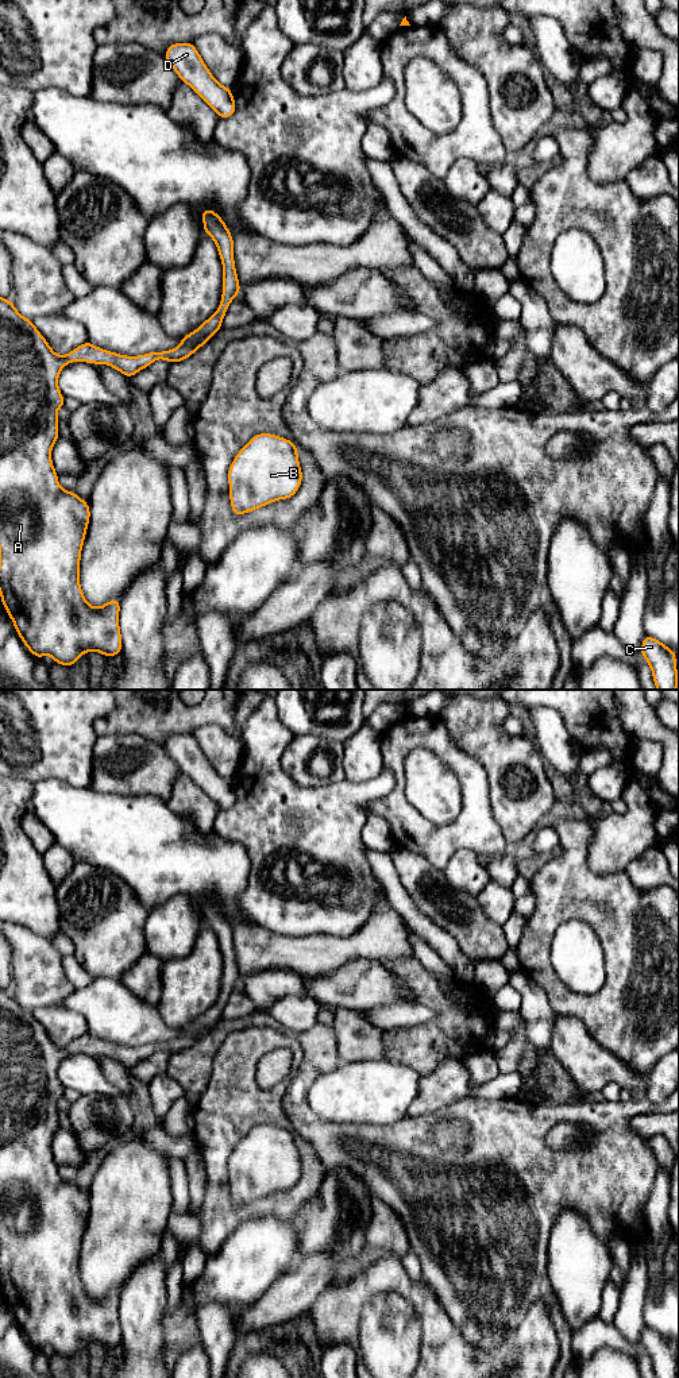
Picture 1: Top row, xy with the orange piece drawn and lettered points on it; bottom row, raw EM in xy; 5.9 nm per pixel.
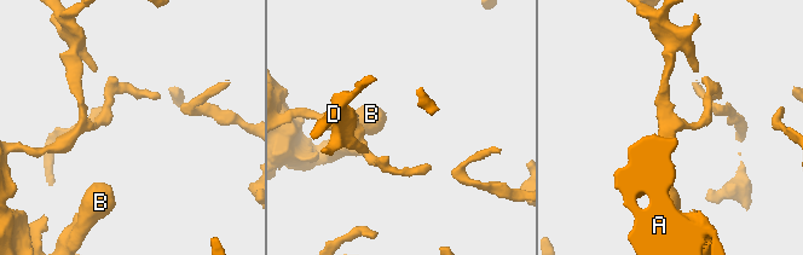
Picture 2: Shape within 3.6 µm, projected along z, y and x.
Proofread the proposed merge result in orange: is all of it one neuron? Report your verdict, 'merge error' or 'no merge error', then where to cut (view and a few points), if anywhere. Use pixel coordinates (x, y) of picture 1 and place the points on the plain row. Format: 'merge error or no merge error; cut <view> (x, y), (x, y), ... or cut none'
no merge error; cut none

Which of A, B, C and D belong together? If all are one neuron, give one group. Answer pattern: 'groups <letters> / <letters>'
groups A B C D

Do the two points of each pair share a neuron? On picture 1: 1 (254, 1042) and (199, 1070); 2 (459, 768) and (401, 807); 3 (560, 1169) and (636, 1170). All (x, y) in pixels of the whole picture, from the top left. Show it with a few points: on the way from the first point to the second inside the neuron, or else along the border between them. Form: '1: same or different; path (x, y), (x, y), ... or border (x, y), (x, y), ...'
1: different; border (227, 1037), (213, 1058), (211, 1080), (200, 1093)
2: same; path (471, 796), (471, 813), (452, 832), (429, 832)
3: same; path (579, 1169), (617, 1169)

